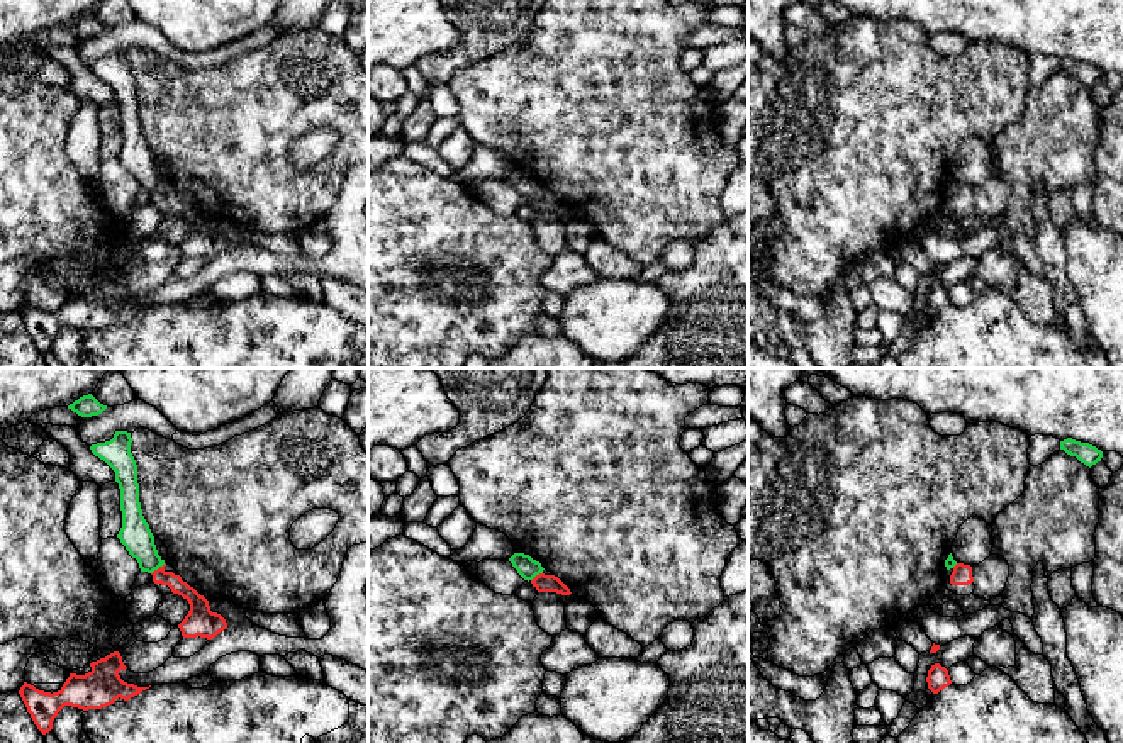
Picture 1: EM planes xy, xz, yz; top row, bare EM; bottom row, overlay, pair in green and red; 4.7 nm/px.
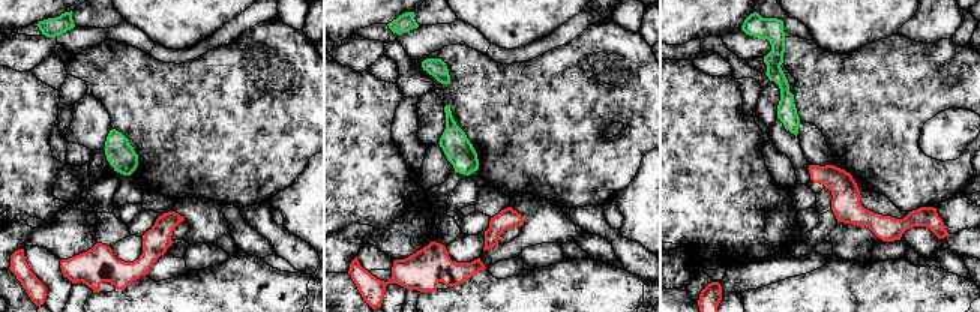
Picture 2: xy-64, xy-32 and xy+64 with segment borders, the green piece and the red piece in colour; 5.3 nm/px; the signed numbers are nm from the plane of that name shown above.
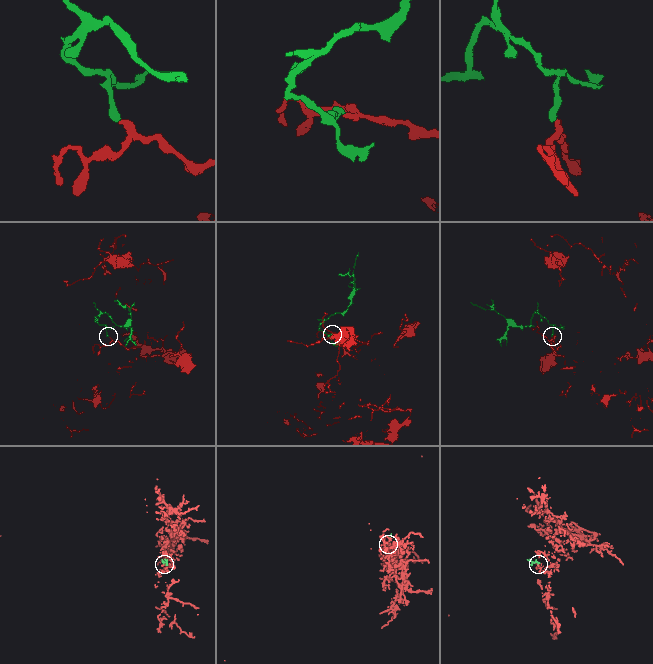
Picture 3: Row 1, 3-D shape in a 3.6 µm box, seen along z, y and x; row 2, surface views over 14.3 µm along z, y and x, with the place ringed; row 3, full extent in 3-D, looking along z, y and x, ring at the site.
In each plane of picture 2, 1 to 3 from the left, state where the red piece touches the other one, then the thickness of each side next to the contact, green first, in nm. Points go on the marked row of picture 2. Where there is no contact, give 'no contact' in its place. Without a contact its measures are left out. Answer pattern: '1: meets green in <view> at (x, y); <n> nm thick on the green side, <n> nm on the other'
1: no contact
2: no contact
3: no contact

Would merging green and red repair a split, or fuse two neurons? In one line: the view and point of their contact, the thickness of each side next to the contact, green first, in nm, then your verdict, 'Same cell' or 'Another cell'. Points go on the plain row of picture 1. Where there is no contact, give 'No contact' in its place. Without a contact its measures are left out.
Touches green at xy (158, 187). Thickness 150 nm (green) against 80 nm. Another cell

